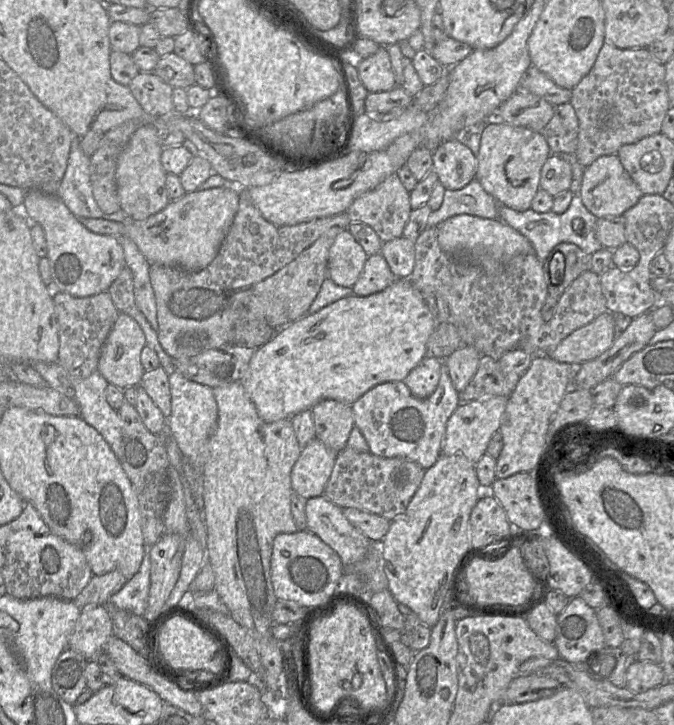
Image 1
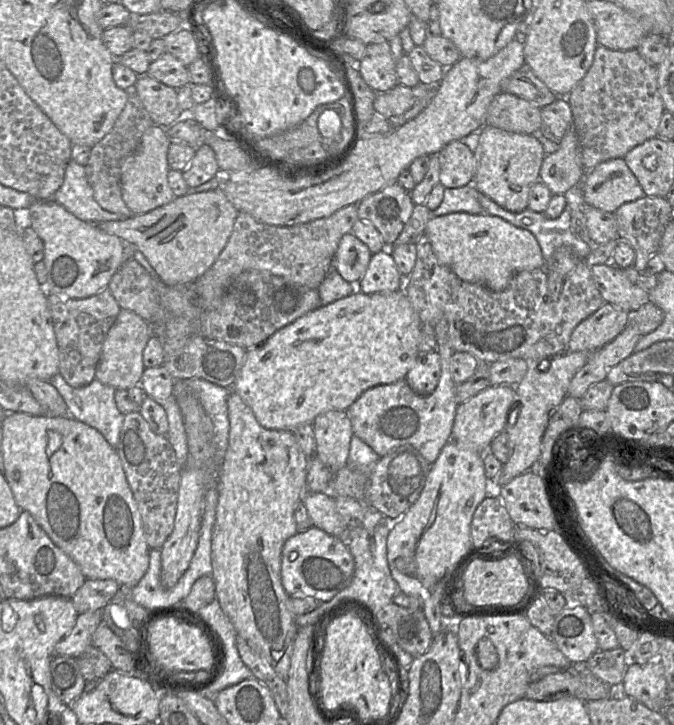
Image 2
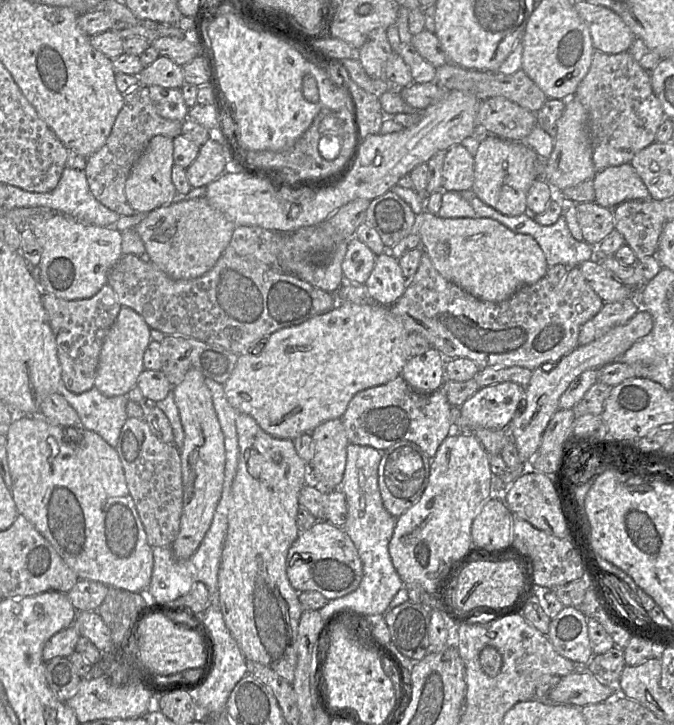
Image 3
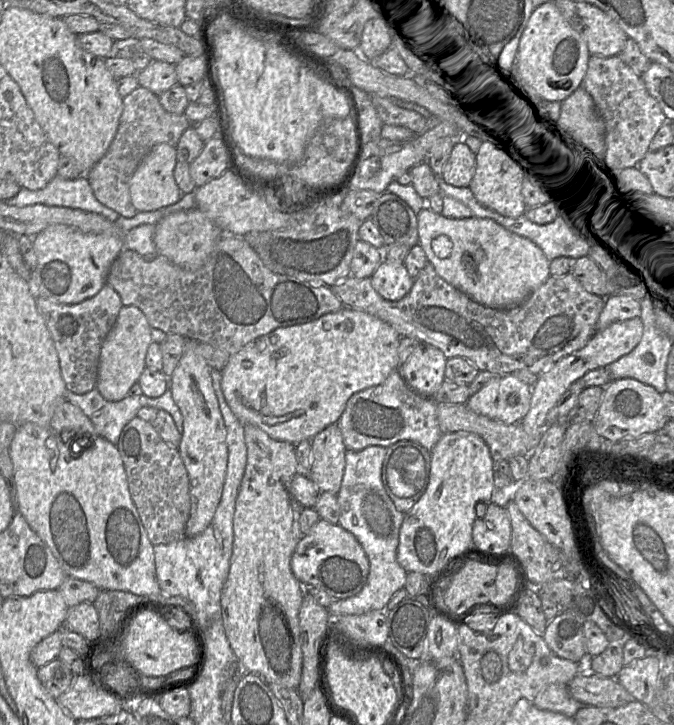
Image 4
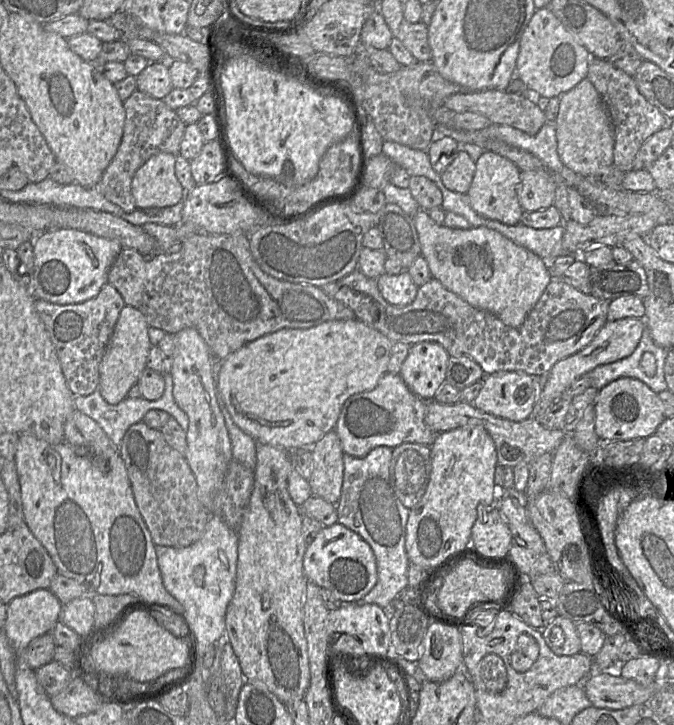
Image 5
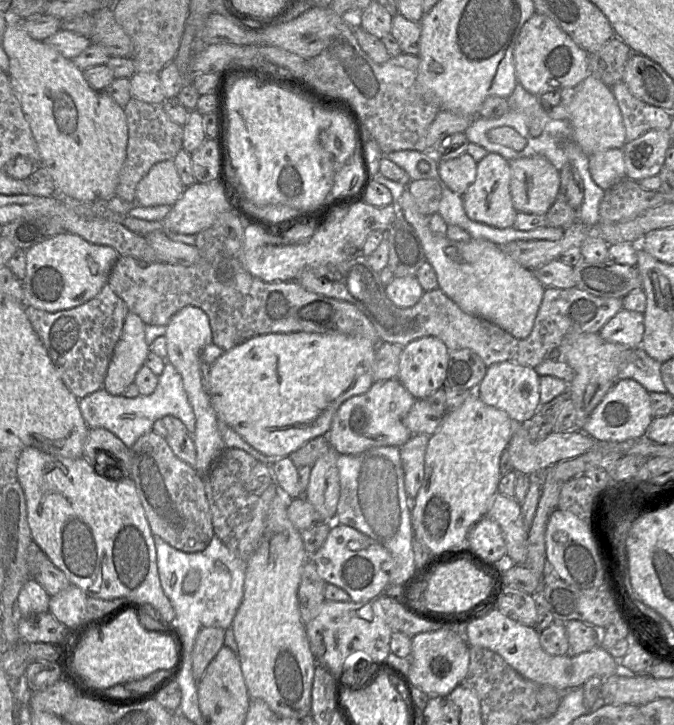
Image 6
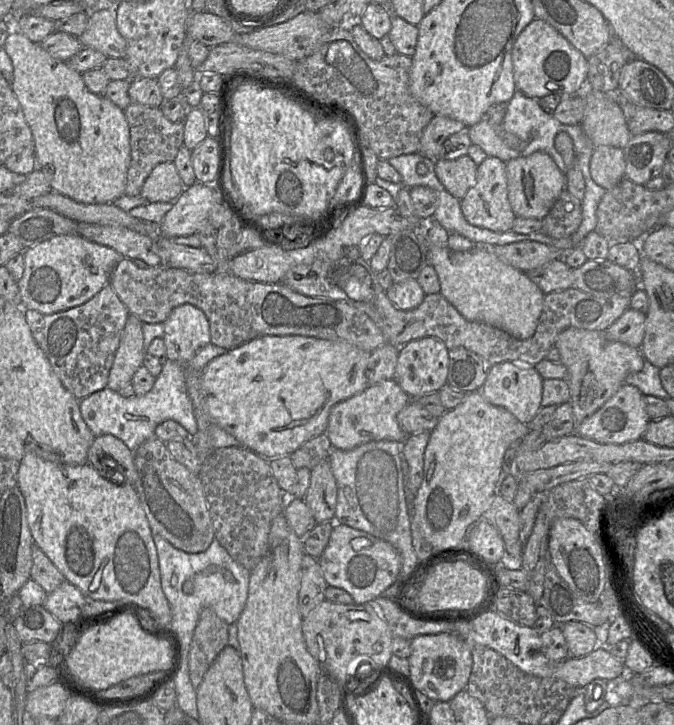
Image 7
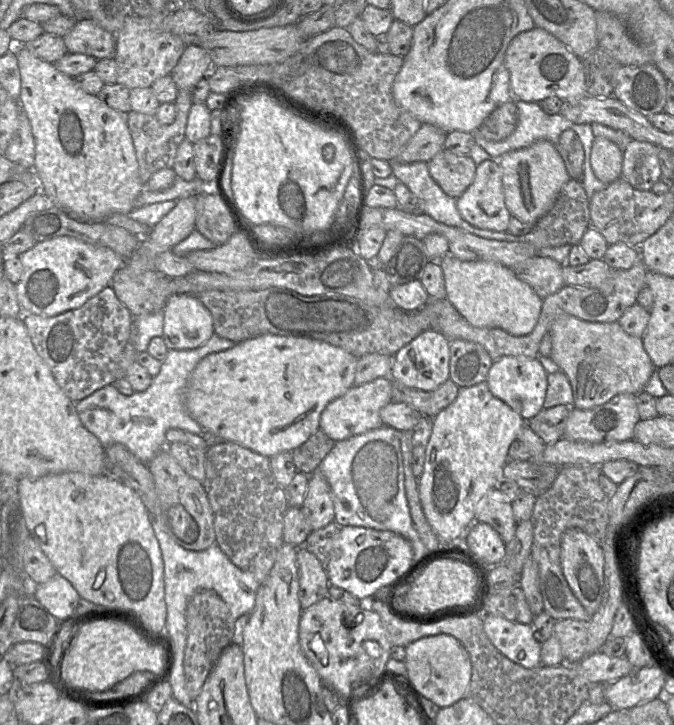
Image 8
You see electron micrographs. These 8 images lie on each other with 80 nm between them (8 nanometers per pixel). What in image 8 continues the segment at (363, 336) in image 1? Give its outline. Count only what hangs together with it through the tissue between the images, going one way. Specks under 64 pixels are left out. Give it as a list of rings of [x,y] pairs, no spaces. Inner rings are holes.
[[[274,334],[259,335],[239,342],[228,350],[211,353],[200,360],[189,377],[184,392],[184,402],[188,413],[200,424],[204,431],[217,435],[223,441],[237,443],[260,455],[271,458],[281,452],[292,452],[320,429],[320,416],[326,405],[344,395],[348,389],[354,386],[357,361],[358,358],[346,350],[321,340]]]

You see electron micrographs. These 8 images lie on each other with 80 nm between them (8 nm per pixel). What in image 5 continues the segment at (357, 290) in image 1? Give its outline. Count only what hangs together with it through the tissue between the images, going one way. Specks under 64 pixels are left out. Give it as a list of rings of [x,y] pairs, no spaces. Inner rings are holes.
[[[407,270],[400,274],[382,274],[377,279],[377,285],[385,300],[395,306],[403,307],[411,304],[418,291],[418,286],[413,282]]]

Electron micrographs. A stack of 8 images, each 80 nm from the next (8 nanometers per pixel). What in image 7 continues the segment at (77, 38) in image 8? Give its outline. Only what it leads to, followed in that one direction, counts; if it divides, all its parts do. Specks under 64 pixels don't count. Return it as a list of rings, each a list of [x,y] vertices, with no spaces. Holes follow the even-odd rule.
[[[114,9],[91,11],[87,28],[78,37],[84,48],[92,48],[107,58],[123,58],[127,43],[116,26]]]

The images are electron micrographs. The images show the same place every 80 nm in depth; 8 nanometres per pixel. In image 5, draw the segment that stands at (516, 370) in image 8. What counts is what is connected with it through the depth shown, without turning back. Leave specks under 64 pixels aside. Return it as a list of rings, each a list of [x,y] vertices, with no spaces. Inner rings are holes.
[[[516,371],[486,375],[482,389],[472,402],[485,413],[513,422],[529,418],[535,403],[536,391],[532,376]]]

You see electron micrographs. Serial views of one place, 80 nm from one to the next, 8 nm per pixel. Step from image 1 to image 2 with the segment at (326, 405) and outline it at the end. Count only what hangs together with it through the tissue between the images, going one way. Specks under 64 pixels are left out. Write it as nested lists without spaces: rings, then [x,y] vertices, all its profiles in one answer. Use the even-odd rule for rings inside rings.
[[[331,410],[318,415],[313,423],[315,456],[334,474],[347,465],[352,424],[346,411]]]

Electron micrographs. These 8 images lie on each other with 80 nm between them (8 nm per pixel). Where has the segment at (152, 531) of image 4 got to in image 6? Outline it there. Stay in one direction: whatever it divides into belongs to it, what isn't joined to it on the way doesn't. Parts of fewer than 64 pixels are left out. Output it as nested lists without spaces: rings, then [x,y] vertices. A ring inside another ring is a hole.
[[[153,431],[138,438],[130,451],[133,458],[131,478],[152,534],[186,553],[203,551],[215,534],[202,476],[176,457],[165,438]]]

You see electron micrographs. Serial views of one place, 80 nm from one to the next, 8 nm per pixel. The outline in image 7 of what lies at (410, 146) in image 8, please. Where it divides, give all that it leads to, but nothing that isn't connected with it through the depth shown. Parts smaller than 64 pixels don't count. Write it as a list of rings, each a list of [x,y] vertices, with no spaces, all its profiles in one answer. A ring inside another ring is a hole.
[[[435,115],[422,132],[419,153],[432,159],[439,158],[447,138],[465,129],[468,127],[460,121]]]

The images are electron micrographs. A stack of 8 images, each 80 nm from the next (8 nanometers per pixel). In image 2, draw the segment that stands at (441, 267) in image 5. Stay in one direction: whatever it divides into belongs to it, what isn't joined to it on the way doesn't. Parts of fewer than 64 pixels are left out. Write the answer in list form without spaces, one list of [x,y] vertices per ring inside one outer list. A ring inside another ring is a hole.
[[[455,212],[430,217],[424,234],[441,264],[449,267],[460,279],[482,284],[494,291],[505,289],[519,271],[544,268],[541,248],[530,231],[485,212]]]

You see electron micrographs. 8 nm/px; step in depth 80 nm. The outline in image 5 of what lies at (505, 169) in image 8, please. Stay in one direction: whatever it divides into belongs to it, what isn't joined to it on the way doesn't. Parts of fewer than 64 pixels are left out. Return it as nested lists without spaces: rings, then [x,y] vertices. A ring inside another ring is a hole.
[[[520,171],[517,196],[524,211],[546,209],[554,202],[556,183],[549,172]]]

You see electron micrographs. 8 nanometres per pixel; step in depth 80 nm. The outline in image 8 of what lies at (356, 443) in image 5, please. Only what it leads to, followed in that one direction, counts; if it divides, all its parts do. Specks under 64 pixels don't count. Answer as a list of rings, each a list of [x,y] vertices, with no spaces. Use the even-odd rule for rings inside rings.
[[[380,377],[362,385],[352,386],[344,395],[326,405],[320,416],[320,430],[337,442],[381,427],[383,422],[380,410],[392,401],[392,384],[390,377]]]

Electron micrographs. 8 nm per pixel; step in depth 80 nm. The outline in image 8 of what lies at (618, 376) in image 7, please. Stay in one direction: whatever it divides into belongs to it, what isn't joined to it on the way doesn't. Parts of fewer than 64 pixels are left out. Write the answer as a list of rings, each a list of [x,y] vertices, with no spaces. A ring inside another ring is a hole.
[[[560,315],[550,329],[550,358],[566,374],[572,387],[573,407],[591,409],[622,393],[638,394],[644,390],[656,368],[643,347],[642,338],[627,334],[618,322],[599,323]]]

